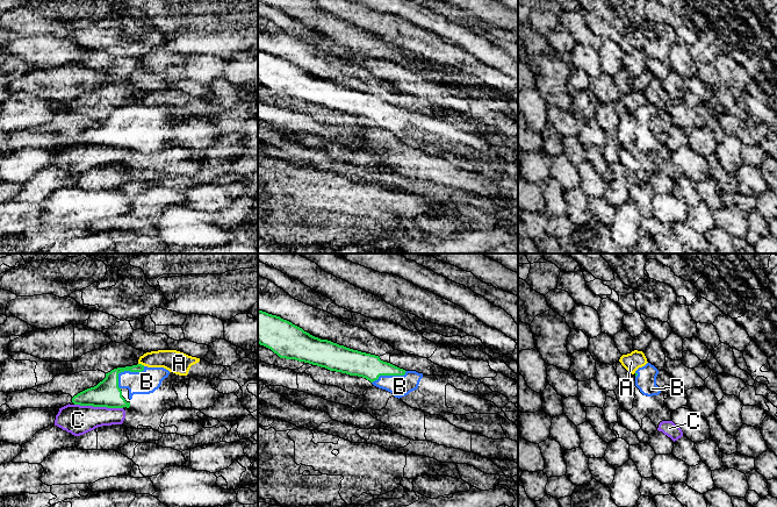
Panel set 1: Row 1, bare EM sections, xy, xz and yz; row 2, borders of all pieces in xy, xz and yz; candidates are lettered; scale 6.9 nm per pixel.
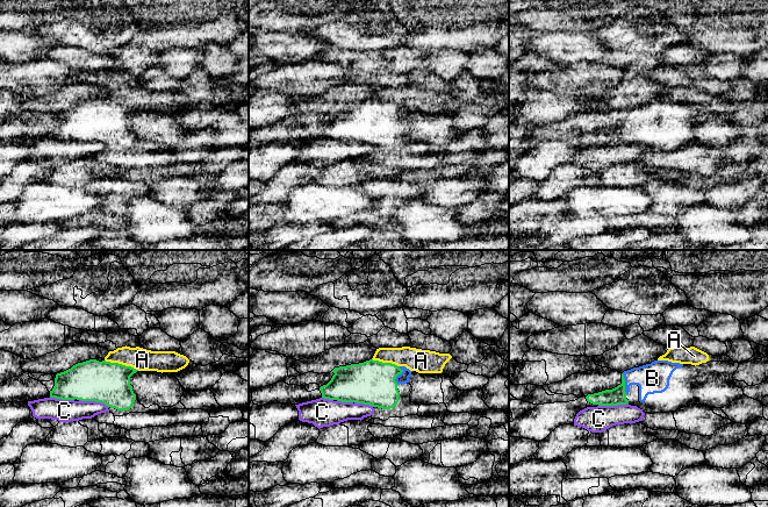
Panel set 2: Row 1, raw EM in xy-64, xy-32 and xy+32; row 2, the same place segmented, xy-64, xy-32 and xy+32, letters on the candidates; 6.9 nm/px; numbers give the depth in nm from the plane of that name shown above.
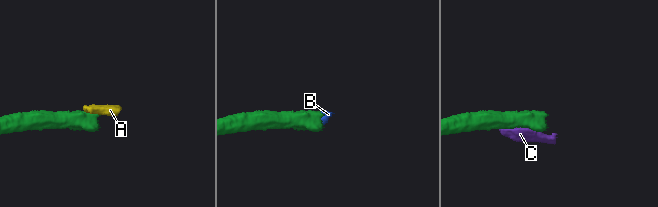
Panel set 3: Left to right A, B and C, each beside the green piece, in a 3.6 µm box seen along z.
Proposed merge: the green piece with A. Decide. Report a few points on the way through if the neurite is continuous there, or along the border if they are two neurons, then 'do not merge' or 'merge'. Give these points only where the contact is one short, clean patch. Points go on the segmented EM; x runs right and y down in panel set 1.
border along xy (138, 363), (144, 365); do not merge

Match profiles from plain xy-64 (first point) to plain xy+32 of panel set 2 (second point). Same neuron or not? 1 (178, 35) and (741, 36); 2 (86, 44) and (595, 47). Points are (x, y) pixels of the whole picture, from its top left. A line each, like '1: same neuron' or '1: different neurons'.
1: same neuron
2: different neurons

